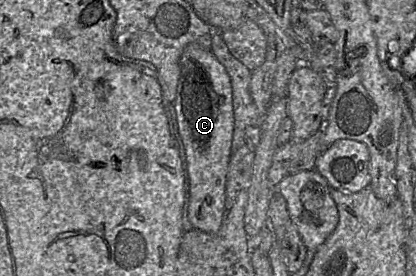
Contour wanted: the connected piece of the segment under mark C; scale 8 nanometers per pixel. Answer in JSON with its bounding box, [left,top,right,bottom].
[171,44,234,234]

